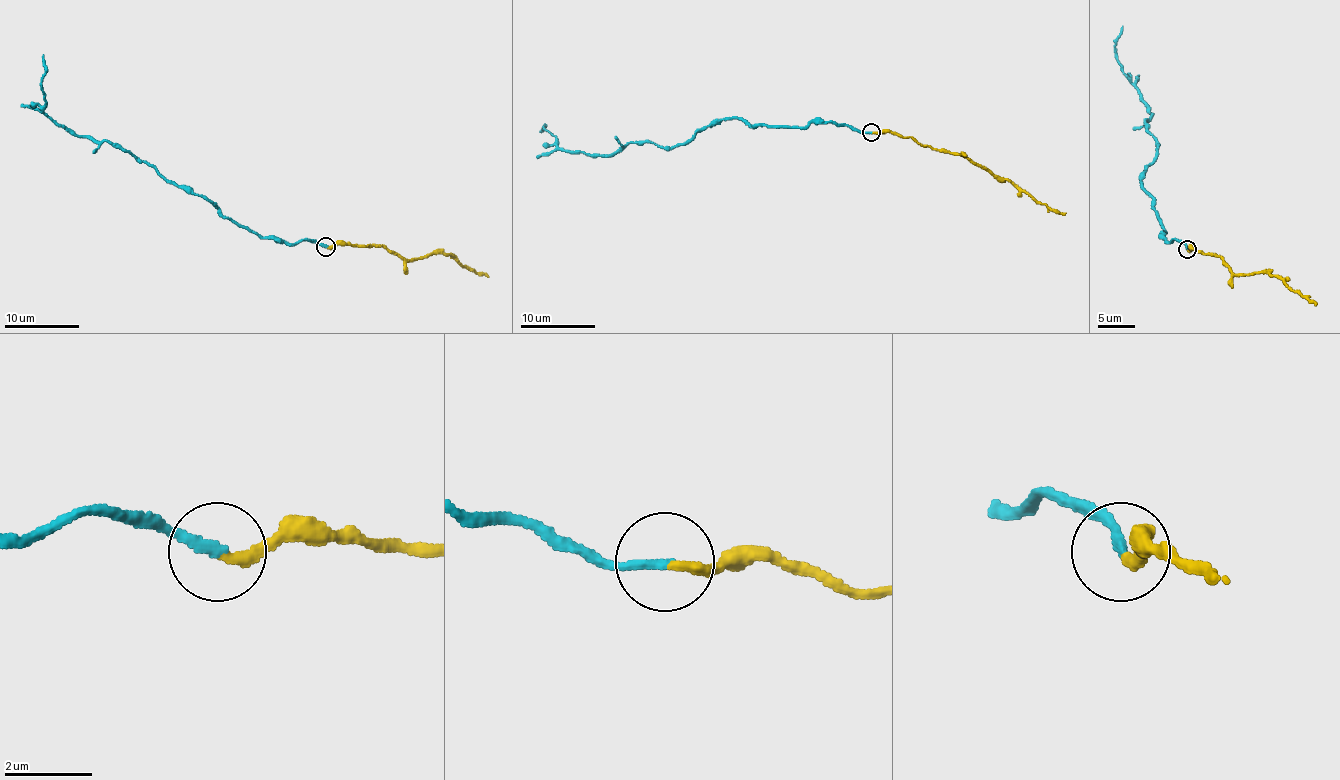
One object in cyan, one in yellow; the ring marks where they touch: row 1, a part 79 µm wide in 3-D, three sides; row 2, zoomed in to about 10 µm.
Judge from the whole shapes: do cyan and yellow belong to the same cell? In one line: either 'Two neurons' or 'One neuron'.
One neuron

